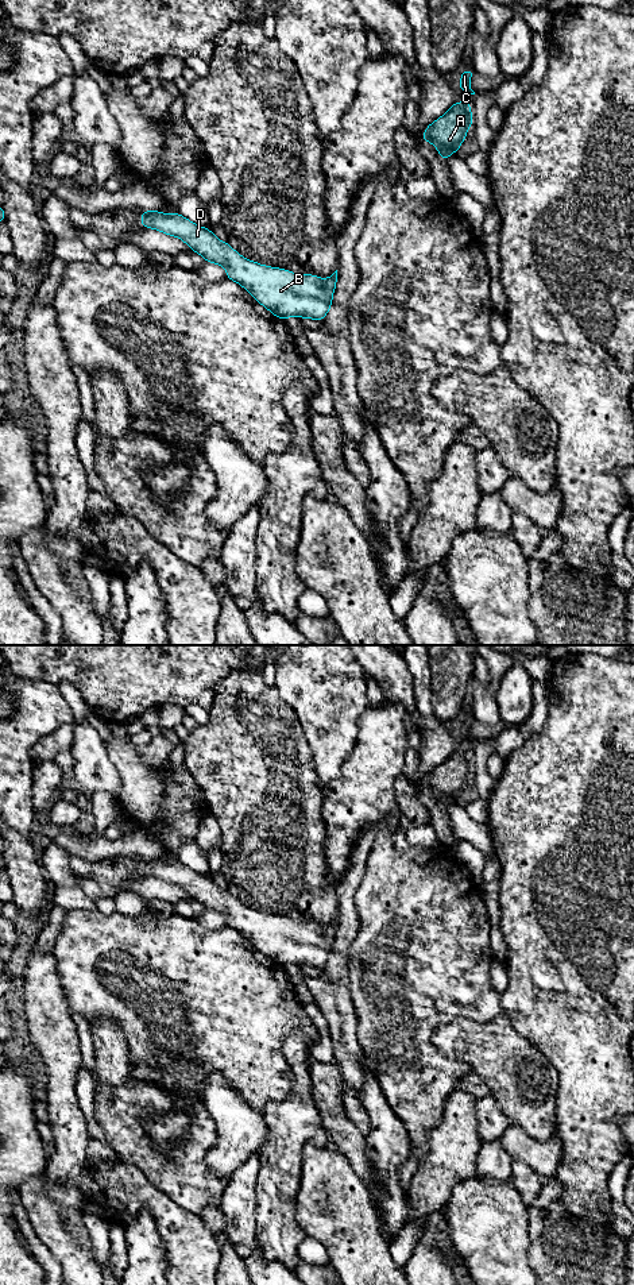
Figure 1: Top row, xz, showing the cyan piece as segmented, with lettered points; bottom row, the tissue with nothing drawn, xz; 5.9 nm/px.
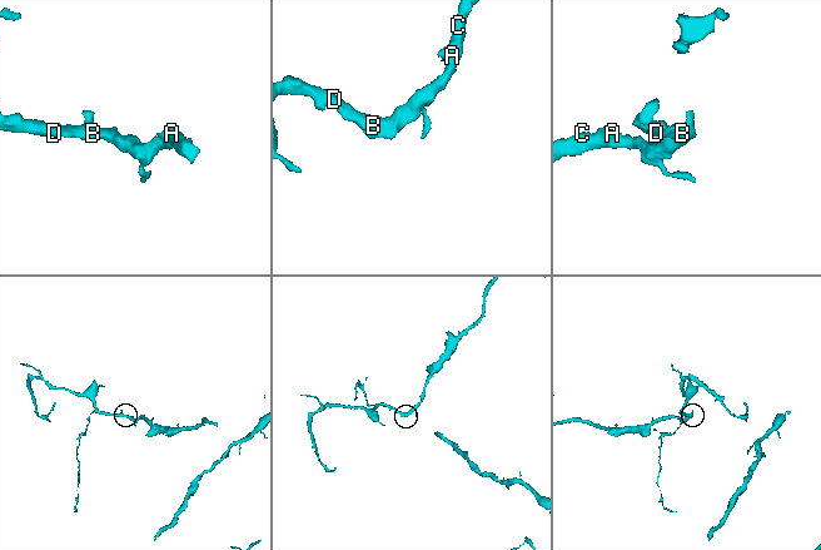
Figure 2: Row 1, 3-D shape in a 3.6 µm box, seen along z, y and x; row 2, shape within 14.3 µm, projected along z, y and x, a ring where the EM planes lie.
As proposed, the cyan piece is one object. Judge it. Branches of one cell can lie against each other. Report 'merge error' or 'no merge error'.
no merge error

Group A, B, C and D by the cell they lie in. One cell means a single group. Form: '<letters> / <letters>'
A B C D

